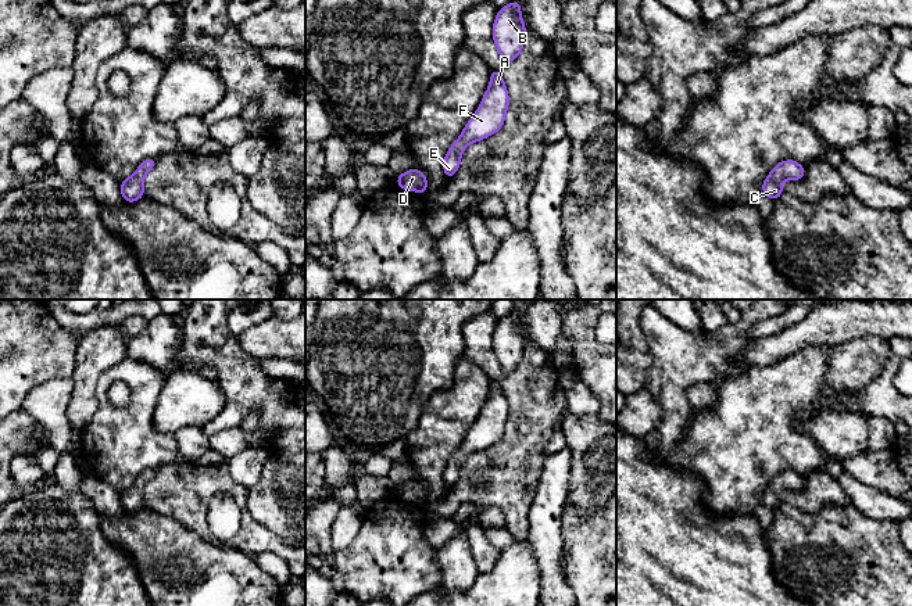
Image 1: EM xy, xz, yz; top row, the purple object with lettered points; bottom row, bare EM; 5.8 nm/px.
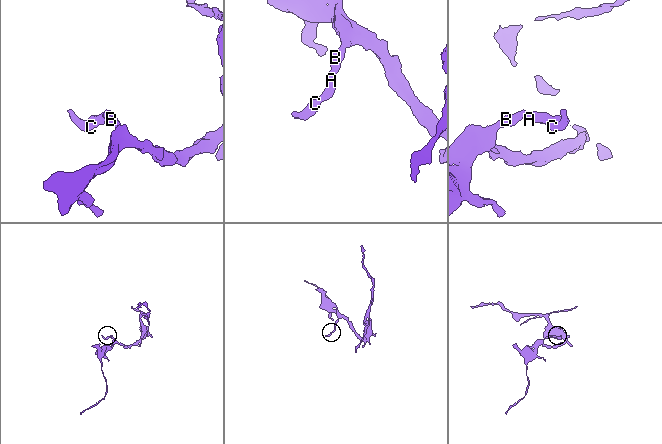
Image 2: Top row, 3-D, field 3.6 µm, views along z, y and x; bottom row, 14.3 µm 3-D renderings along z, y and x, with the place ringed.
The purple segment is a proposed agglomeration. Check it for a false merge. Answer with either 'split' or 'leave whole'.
leave whole

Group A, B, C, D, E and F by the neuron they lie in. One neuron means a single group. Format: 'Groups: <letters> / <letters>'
Groups: A B C D E F

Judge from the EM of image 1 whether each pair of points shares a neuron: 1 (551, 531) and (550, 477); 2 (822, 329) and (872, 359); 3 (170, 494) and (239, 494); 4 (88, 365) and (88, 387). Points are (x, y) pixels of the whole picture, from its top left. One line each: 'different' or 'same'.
1: same
2: different
3: same
4: same

